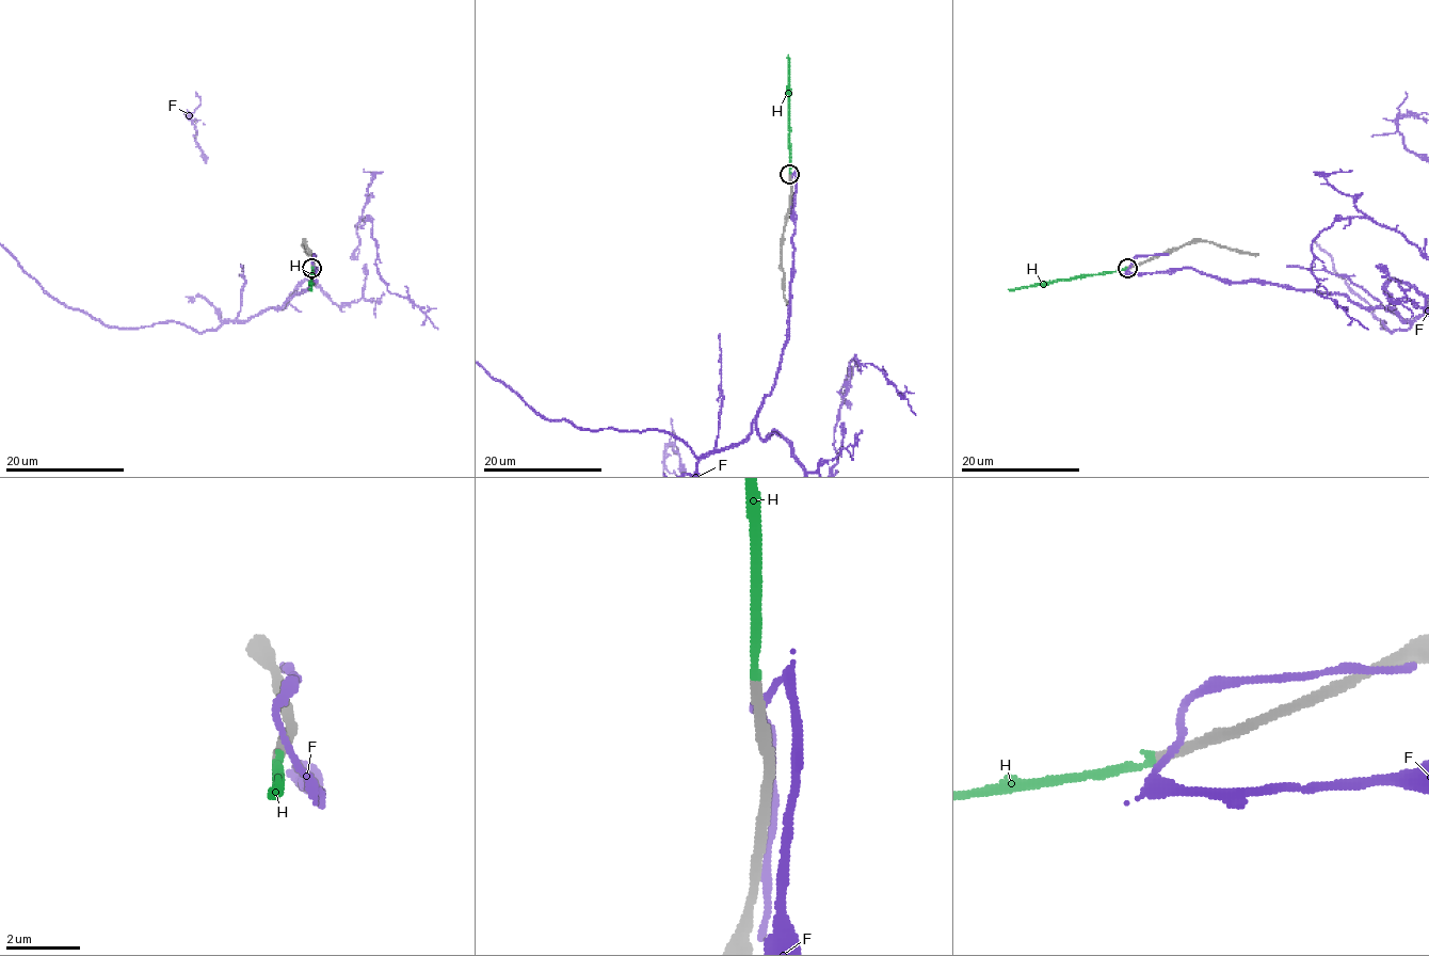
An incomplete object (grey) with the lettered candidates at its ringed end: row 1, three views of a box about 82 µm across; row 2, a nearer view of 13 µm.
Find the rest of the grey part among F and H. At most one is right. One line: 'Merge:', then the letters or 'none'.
Merge: H

